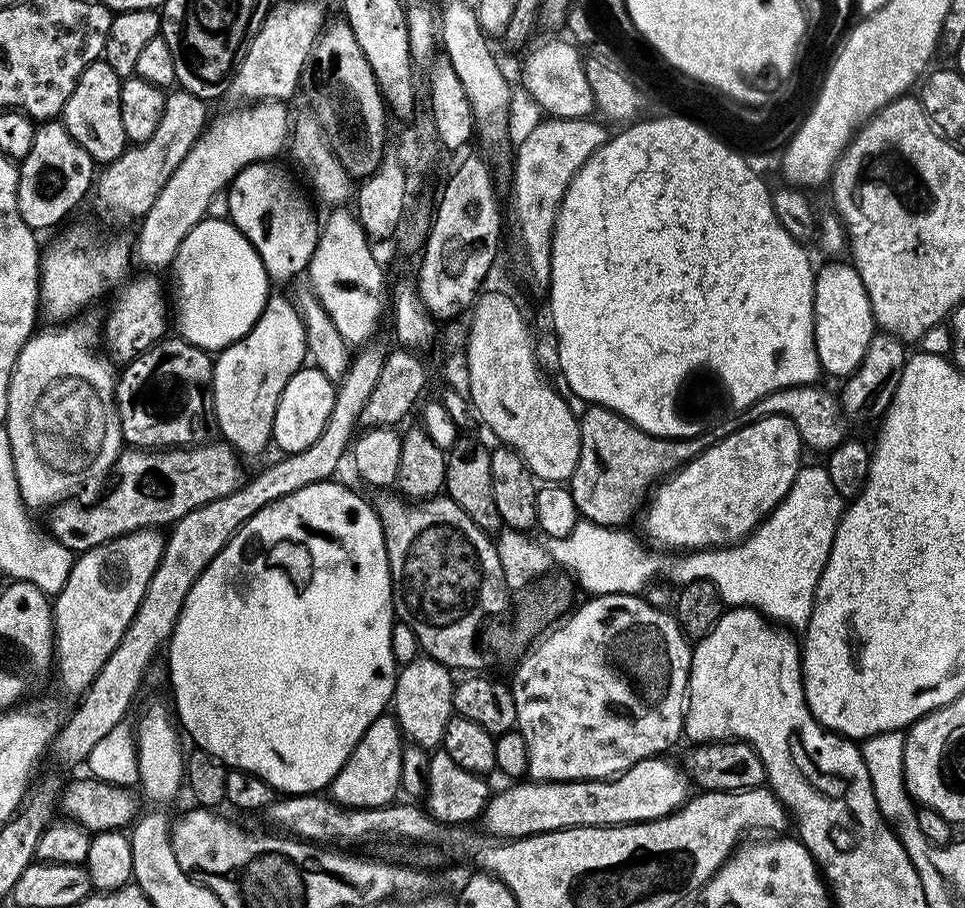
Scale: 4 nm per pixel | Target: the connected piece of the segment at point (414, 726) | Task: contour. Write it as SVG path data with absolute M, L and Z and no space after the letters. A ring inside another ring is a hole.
M423 654L399 669L392 712L400 724L401 732L411 743L429 750L437 749L443 743L446 726L454 715L454 684L453 669Z

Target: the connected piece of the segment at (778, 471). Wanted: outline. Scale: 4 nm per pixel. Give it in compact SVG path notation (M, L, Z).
M763 416L761 420L739 425L734 434L719 437L719 439L713 442L705 452L698 454L693 460L685 462L678 471L673 472L670 476L664 477L664 479L652 489L646 501L646 507L642 512L642 517L644 516L644 532L648 535L648 537L646 537L647 543L660 550L726 548L730 544L740 543L741 540L746 539L747 536L749 536L749 534L751 534L776 507L778 507L782 502L782 498L786 498L790 486L795 482L796 476L802 470L802 464L800 464L800 451L802 451L802 445L798 430L794 426L794 422L785 416Z

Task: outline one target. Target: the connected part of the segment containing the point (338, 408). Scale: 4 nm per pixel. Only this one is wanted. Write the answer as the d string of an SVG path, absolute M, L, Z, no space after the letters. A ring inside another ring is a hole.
M369 342L363 345L357 351L360 353L357 356L355 353L351 357L348 372L336 384L334 410L330 410L330 418L326 422L322 434L312 445L301 452L285 455L280 458L284 460L270 465L269 468L262 469L253 480L245 479L239 488L235 488L233 492L226 494L226 498L214 498L214 502L206 502L202 506L190 510L190 514L186 514L182 519L171 525L164 541L164 553L158 562L158 570L154 570L154 578L150 578L150 586L146 586L146 594L142 594L138 614L134 614L134 618L130 622L126 634L122 634L122 642L118 642L114 654L110 654L110 658L102 666L102 670L98 670L94 682L79 701L79 704L81 704L76 712L65 725L63 723L57 729L55 739L49 744L48 754L50 758L52 756L58 763L70 768L78 765L81 767L87 761L94 746L98 744L99 739L106 738L106 735L110 734L111 730L119 727L125 721L123 718L142 684L144 674L147 672L152 658L155 656L156 651L159 648L161 651L172 638L172 631L178 622L178 614L182 614L182 606L186 602L186 594L190 594L190 586L194 586L194 582L198 582L202 570L206 570L206 566L210 566L210 562L214 562L214 558L222 550L222 546L226 546L226 542L230 542L230 538L248 519L254 514L258 514L258 510L266 507L271 500L286 498L286 494L294 494L294 490L302 490L311 484L320 484L323 480L333 479L337 475L335 473L336 467L343 460L345 463L350 452L350 445L357 433L362 406L366 406L370 394L374 391L374 386L378 386L378 374L382 374L382 362L386 362L388 357L389 349L387 347L383 348L382 345L376 343Z

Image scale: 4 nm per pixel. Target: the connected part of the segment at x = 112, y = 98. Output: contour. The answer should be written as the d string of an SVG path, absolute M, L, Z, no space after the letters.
M103 58L96 60L78 78L74 94L66 102L62 113L62 123L70 138L90 154L97 165L103 166L114 162L129 147L130 141L126 130L122 130L122 110L120 109L120 81L122 77L110 70Z

